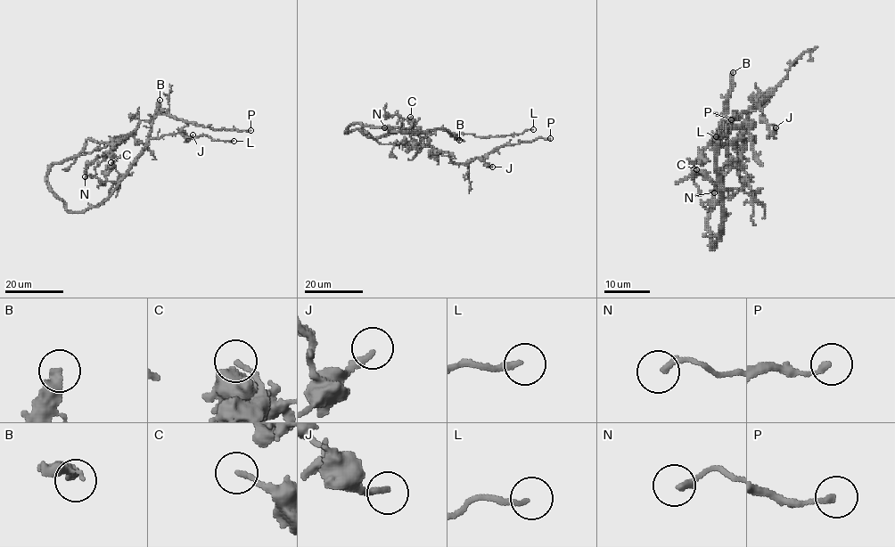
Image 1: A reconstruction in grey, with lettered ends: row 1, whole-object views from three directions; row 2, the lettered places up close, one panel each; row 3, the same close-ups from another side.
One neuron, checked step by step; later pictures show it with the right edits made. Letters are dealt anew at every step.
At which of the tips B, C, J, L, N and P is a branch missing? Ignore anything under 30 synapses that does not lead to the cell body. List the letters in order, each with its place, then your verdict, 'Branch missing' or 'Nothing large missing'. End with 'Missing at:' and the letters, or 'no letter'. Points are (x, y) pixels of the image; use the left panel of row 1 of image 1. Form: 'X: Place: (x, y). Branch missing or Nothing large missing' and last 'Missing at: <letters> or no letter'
B: Place: (160, 100). Branch missing
C: Place: (110, 162). Nothing large missing
J: Place: (192, 134). Nothing large missing
L: Place: (234, 141). Branch missing
N: Place: (85, 176). Nothing large missing
P: Place: (250, 130). Nothing large missing
Missing at: B, L

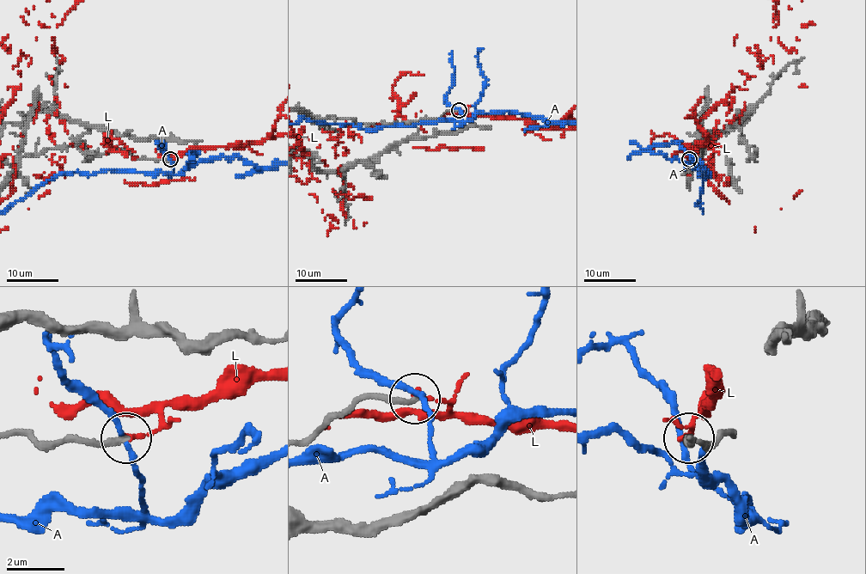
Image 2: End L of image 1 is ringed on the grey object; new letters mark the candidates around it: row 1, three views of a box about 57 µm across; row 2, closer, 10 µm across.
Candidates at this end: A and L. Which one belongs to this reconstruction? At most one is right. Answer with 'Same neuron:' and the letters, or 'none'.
Same neuron: none

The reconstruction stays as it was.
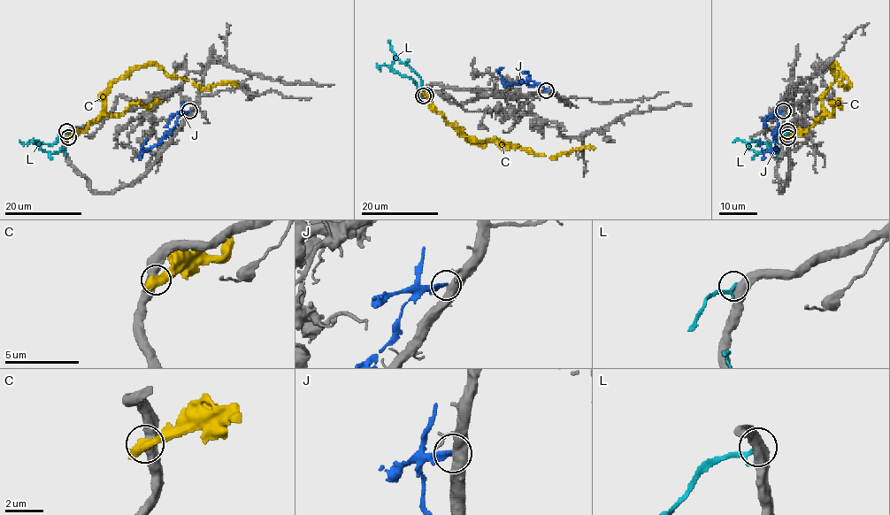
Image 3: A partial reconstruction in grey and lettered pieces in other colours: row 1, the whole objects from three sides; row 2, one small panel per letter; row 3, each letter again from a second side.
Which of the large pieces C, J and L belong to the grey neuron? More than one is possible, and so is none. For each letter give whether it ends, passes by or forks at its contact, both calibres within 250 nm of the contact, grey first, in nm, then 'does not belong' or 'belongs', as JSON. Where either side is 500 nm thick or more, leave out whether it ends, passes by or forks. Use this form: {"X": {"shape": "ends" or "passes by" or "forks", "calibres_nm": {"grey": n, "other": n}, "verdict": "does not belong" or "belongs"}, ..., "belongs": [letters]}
{"C": {"calibres_nm": {"grey": 550, "other": 480}, "verdict": "does not belong"}, "J": {"shape": "ends", "calibres_nm": {"grey": 480, "other": 280}, "verdict": "does not belong"}, "L": {"calibres_nm": {"grey": 550, "other": 240}, "verdict": "does not belong"}, "belongs": []}

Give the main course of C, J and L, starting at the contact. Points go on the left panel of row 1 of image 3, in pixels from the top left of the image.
C: (68, 136), (84, 132), (100, 116), (103, 92), (113, 82), (149, 64), (203, 88), (238, 86)
J: (188, 111), (177, 118), (177, 123), (168, 133), (146, 150), (141, 150), (147, 139)
L: (66, 131), (51, 144), (34, 142), (45, 152), (57, 153), (65, 148), (65, 157)

